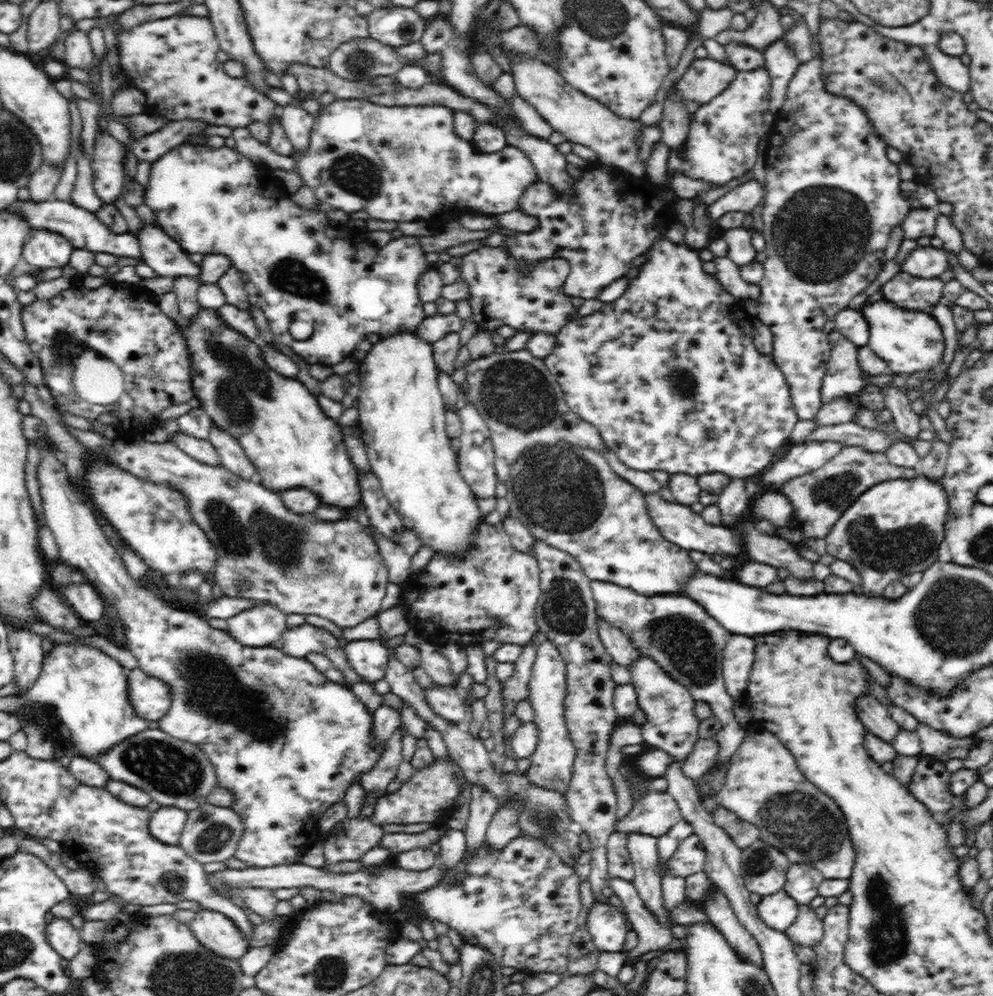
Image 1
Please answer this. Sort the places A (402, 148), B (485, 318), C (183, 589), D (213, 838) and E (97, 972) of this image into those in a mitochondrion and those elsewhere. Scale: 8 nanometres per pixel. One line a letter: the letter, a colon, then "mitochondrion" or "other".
A: mitochondrion
B: other
C: other
D: mitochondrion
E: other

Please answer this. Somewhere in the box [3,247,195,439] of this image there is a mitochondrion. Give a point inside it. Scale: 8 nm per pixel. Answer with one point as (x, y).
(65, 347)

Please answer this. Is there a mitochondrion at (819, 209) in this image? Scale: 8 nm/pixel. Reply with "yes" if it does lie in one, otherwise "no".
yes

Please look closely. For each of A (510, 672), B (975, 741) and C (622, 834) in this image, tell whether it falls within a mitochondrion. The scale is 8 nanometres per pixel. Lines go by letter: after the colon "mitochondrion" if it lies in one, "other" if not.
A: other
B: other
C: other

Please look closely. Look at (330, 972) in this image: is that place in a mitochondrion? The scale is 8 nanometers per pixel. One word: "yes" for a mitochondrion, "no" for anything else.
yes

